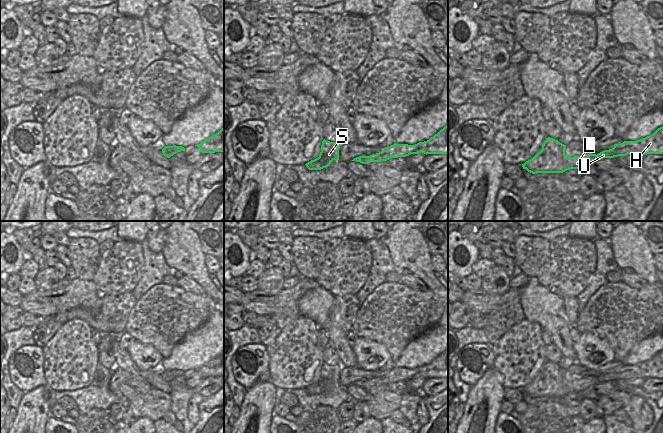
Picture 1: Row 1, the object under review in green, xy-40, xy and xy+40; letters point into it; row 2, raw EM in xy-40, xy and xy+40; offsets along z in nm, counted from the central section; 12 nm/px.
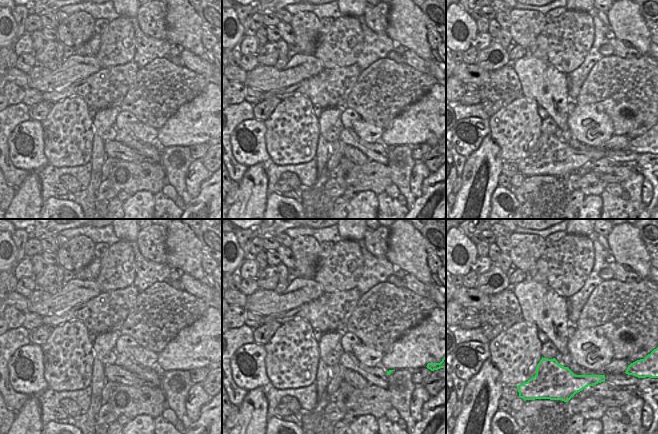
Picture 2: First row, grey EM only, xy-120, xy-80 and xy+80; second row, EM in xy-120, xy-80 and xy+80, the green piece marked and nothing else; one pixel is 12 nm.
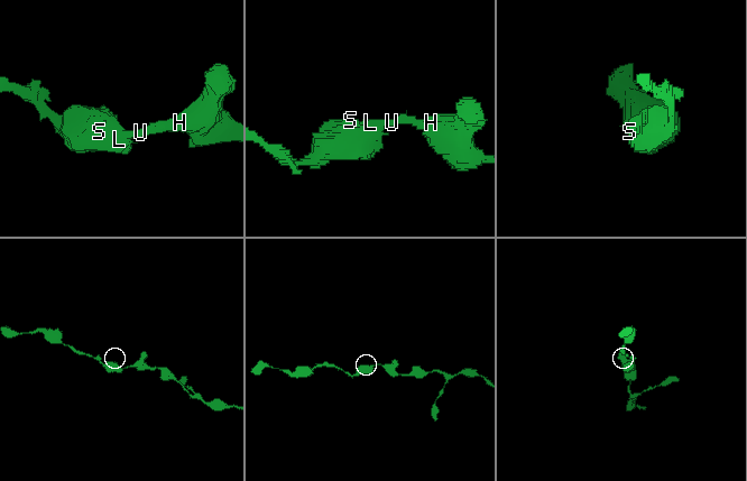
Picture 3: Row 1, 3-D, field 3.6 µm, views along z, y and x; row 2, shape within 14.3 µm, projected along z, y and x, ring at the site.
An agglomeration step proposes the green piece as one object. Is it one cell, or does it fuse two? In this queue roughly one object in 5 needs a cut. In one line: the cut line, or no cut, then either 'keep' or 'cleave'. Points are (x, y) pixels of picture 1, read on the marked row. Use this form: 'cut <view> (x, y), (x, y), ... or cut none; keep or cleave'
cut none; keep

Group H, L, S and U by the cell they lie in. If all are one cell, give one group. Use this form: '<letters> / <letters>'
H L S U

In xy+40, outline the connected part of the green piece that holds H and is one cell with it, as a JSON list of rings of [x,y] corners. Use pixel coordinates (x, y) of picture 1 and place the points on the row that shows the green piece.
[[[663,126],[652,135],[636,141],[624,141],[614,144],[609,150],[596,154],[583,154],[568,157],[565,154],[566,145],[553,138],[546,138],[542,150],[532,159],[522,164],[532,174],[537,173],[563,173],[569,169],[579,169],[587,164],[603,158],[614,158],[628,154],[663,154]]]

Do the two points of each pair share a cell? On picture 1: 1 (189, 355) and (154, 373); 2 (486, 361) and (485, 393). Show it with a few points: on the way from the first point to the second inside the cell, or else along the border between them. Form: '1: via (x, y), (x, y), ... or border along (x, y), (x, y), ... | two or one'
1: border along (161, 361), (161, 366), (164, 370) | two
2: border along (493, 367), (490, 367), (471, 386) | two

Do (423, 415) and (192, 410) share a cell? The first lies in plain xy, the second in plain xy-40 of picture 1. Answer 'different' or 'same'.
same

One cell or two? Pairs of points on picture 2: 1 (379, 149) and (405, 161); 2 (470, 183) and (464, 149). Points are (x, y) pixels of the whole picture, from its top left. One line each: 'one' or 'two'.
1: two
2: two

